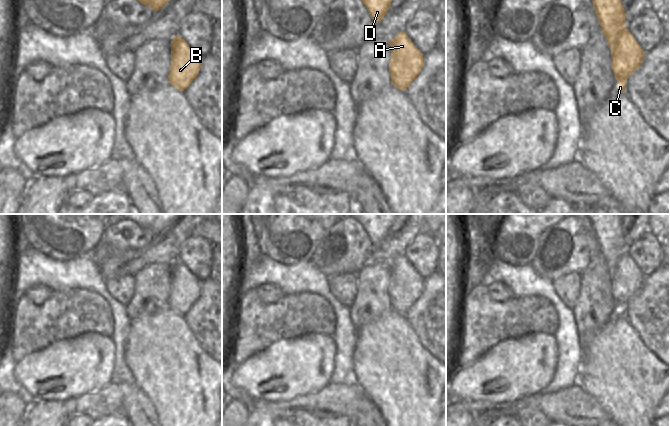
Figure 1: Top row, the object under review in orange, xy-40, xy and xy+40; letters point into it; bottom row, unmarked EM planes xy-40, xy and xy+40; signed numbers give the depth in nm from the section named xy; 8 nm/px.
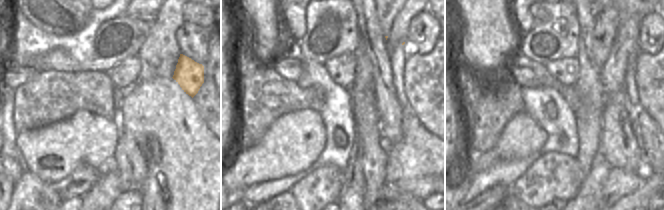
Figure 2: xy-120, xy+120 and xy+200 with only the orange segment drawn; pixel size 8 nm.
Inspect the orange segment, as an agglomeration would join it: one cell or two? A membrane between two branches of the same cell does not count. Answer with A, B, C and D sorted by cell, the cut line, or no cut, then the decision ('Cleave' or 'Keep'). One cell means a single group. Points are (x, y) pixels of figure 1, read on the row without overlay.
Groups: A B C / D. Split along xy+40 (627, 253), (621, 258), (617, 266), (617, 272), (611, 277). Cleave

